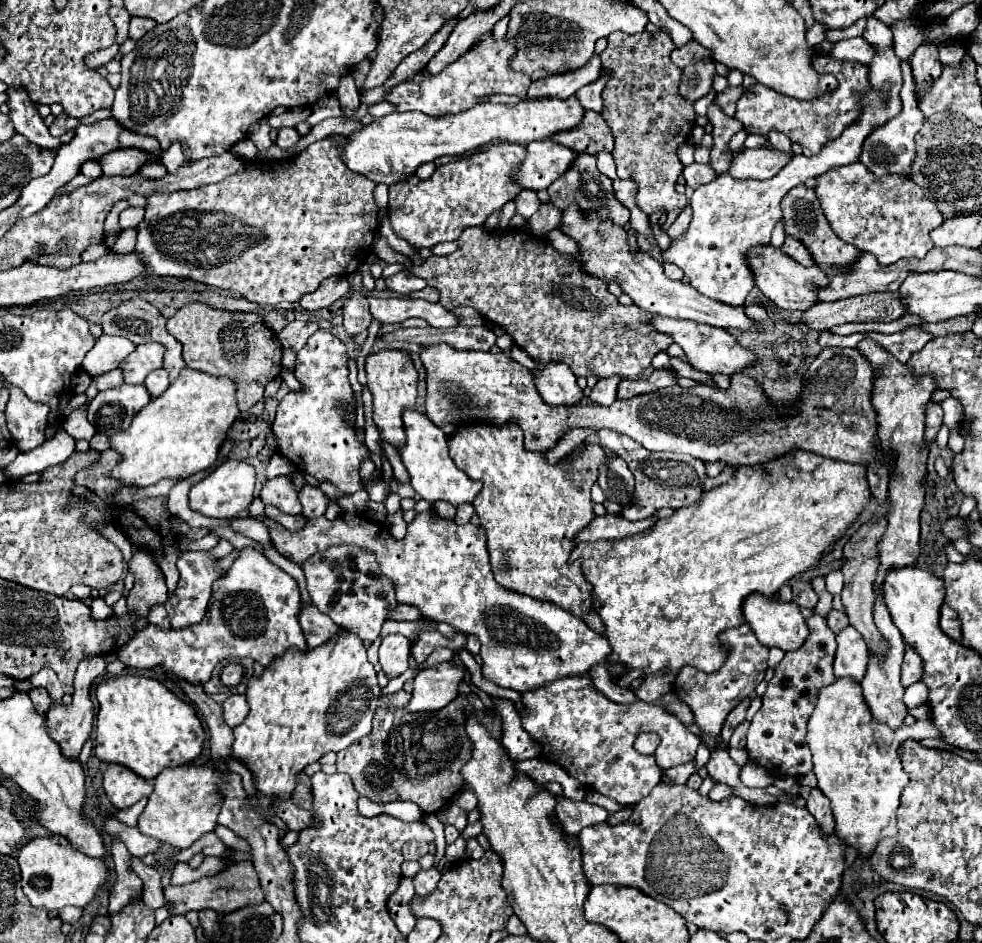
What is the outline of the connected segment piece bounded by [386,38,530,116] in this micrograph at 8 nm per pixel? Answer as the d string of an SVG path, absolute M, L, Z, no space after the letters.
M486 38L476 46L476 50L468 50L462 54L456 62L446 66L438 76L426 76L420 72L416 78L402 82L388 94L388 102L398 106L398 112L406 110L420 110L430 116L446 116L456 114L462 110L468 110L478 104L482 96L490 94L516 94L520 98L526 98L526 90L530 86L530 78L520 72L512 72L508 66L508 58L514 54L514 42L500 40L494 42L492 38Z

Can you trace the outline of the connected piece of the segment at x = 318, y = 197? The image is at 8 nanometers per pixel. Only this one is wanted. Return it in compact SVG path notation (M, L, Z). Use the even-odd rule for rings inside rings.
M330 134L322 138L320 142L310 144L304 152L300 152L296 158L288 162L260 162L260 166L248 166L248 170L240 170L240 174L228 176L222 182L200 186L194 190L178 190L178 192L152 192L146 196L146 214L144 220L138 224L138 244L136 254L138 258L152 268L156 276L176 276L176 278L190 278L196 282L204 282L212 288L230 290L238 296L248 298L250 302L258 304L278 304L278 302L298 302L302 294L314 292L322 280L330 276L344 276L352 274L360 268L362 262L366 262L366 256L372 248L376 230L378 230L378 204L374 200L374 182L364 178L362 174L356 174L348 170L348 166L342 160L342 146L346 138L344 134Z

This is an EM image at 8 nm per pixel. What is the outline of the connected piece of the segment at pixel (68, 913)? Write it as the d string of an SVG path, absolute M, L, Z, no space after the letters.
M68 906L64 910L60 910L60 918L68 924L76 924L80 918L82 918L82 908L76 908L76 906Z

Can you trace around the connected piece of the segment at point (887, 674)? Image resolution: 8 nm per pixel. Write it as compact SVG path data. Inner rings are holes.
M878 592L878 600L874 604L874 622L878 626L878 630L882 632L882 636L890 642L890 650L886 654L884 660L878 660L874 656L870 656L870 662L868 662L868 672L866 676L862 678L862 692L864 692L864 700L868 704L868 708L872 710L874 718L882 724L886 724L888 728L892 730L898 730L902 724L904 724L904 718L908 716L908 710L902 702L902 696L904 696L904 686L900 684L900 664L902 664L902 656L904 656L904 638L900 634L900 630L894 626L886 606L884 606L884 600L882 600L882 592Z

